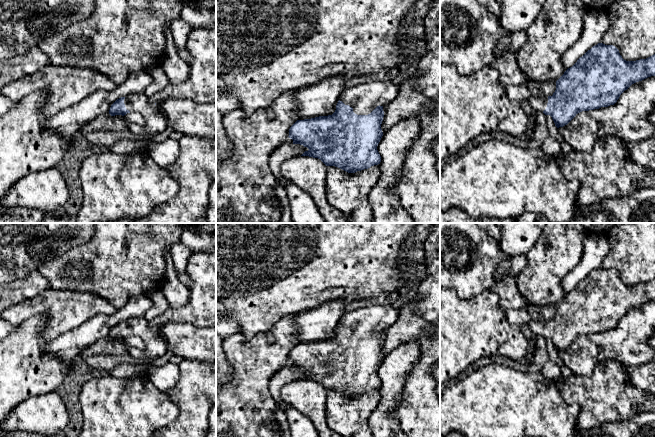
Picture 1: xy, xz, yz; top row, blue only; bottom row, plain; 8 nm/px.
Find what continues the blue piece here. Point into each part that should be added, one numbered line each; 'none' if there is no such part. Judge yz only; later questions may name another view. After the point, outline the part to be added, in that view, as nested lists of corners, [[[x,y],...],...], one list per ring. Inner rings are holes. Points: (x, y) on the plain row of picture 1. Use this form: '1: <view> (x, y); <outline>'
1: yz (539, 327); [[[539,319],[536,321],[531,321],[528,324],[528,327],[530,328],[531,332],[536,336],[543,336],[548,327],[548,320],[545,319]]]

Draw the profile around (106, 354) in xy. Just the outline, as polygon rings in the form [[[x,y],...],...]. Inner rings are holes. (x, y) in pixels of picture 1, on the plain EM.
[[[109,337],[101,339],[79,353],[81,360],[92,369],[99,369],[109,373],[117,366],[153,367],[154,357],[135,359],[126,348],[122,339],[111,340]]]

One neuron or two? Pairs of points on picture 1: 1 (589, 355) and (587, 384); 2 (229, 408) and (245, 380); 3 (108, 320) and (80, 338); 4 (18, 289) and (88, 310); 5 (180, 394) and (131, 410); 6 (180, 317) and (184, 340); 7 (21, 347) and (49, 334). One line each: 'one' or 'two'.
1: two
2: one
3: one
4: two
5: two
6: two
7: two

